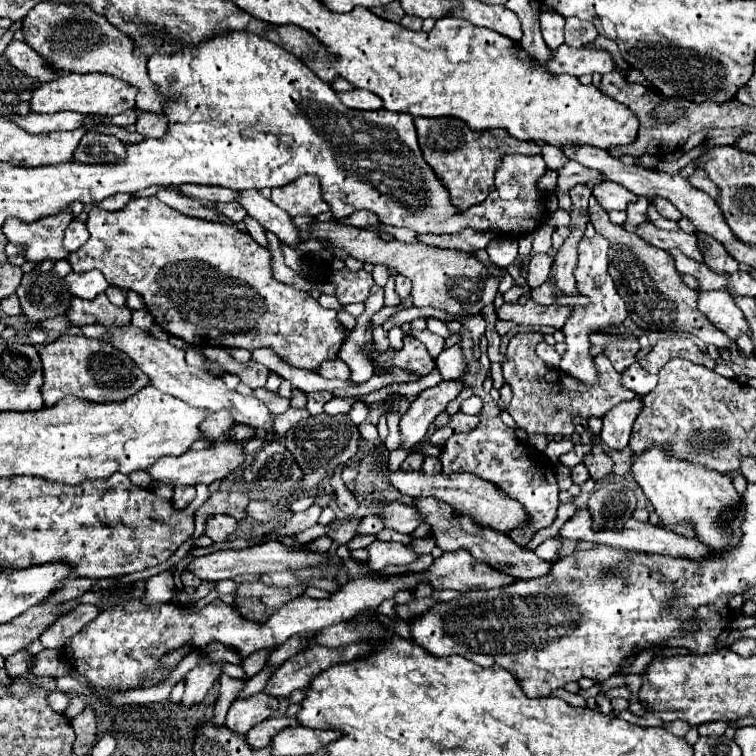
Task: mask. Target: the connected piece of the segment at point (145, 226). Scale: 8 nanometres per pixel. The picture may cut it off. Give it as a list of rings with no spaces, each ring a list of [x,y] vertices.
[[[132,197],[120,211],[94,207],[88,213],[86,227],[90,231],[90,239],[78,251],[68,255],[72,269],[76,273],[98,269],[110,285],[136,291],[144,299],[156,323],[190,345],[226,349],[244,347],[248,351],[256,347],[270,347],[288,365],[316,371],[322,361],[334,359],[344,343],[344,329],[336,319],[336,311],[324,309],[310,293],[276,281],[272,277],[268,249],[258,245],[250,233],[242,233],[226,223],[186,217],[180,211],[158,203],[156,197]]]

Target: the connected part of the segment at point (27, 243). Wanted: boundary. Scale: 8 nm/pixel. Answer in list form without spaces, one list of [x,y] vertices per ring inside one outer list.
[[[70,211],[38,219],[38,223],[22,223],[20,219],[8,219],[4,223],[4,235],[12,245],[22,247],[20,255],[28,263],[36,265],[48,259],[60,261],[68,255],[68,251],[64,251],[62,247],[62,235],[72,219],[74,215]]]

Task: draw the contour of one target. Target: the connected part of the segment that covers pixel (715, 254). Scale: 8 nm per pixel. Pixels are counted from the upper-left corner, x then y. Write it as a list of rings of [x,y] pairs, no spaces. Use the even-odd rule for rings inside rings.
[[[698,231],[696,233],[700,247],[704,249],[704,259],[706,265],[710,267],[710,271],[714,273],[734,273],[734,271],[752,271],[752,267],[738,263],[716,239],[712,239],[710,235]]]

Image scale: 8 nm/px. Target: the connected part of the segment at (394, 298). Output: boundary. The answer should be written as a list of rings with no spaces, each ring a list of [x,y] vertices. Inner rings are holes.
[[[392,277],[390,281],[387,281],[386,287],[384,287],[384,305],[396,306],[398,303],[400,303],[400,297],[394,291],[394,277]]]

